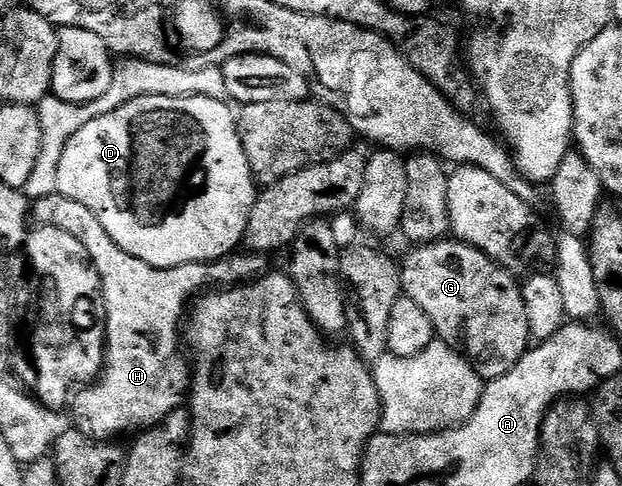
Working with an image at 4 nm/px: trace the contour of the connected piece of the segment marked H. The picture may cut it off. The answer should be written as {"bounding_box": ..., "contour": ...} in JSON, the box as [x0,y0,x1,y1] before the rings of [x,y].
{"bounding_box":[30,194,268,441],"contour":[[[59,194],[33,200],[30,219],[35,224],[64,229],[72,233],[72,237],[76,237],[80,245],[84,245],[87,255],[90,256],[90,262],[98,270],[98,276],[102,282],[102,292],[106,302],[104,316],[106,361],[97,380],[83,386],[72,399],[73,426],[88,438],[99,441],[114,441],[122,437],[118,435],[126,435],[129,431],[141,433],[148,427],[155,427],[157,423],[164,421],[164,417],[168,417],[168,413],[179,410],[187,402],[192,382],[192,363],[187,356],[186,359],[182,356],[182,347],[184,351],[184,316],[192,300],[207,289],[249,283],[250,280],[265,275],[268,271],[267,256],[253,253],[231,253],[225,255],[223,259],[215,259],[212,263],[153,267],[148,265],[148,261],[140,261],[140,257],[132,257],[132,253],[124,253],[124,249],[120,249],[120,245],[116,245],[116,241],[108,237],[104,225],[100,225],[92,209],[80,205],[80,201],[72,201],[72,197]]]}

